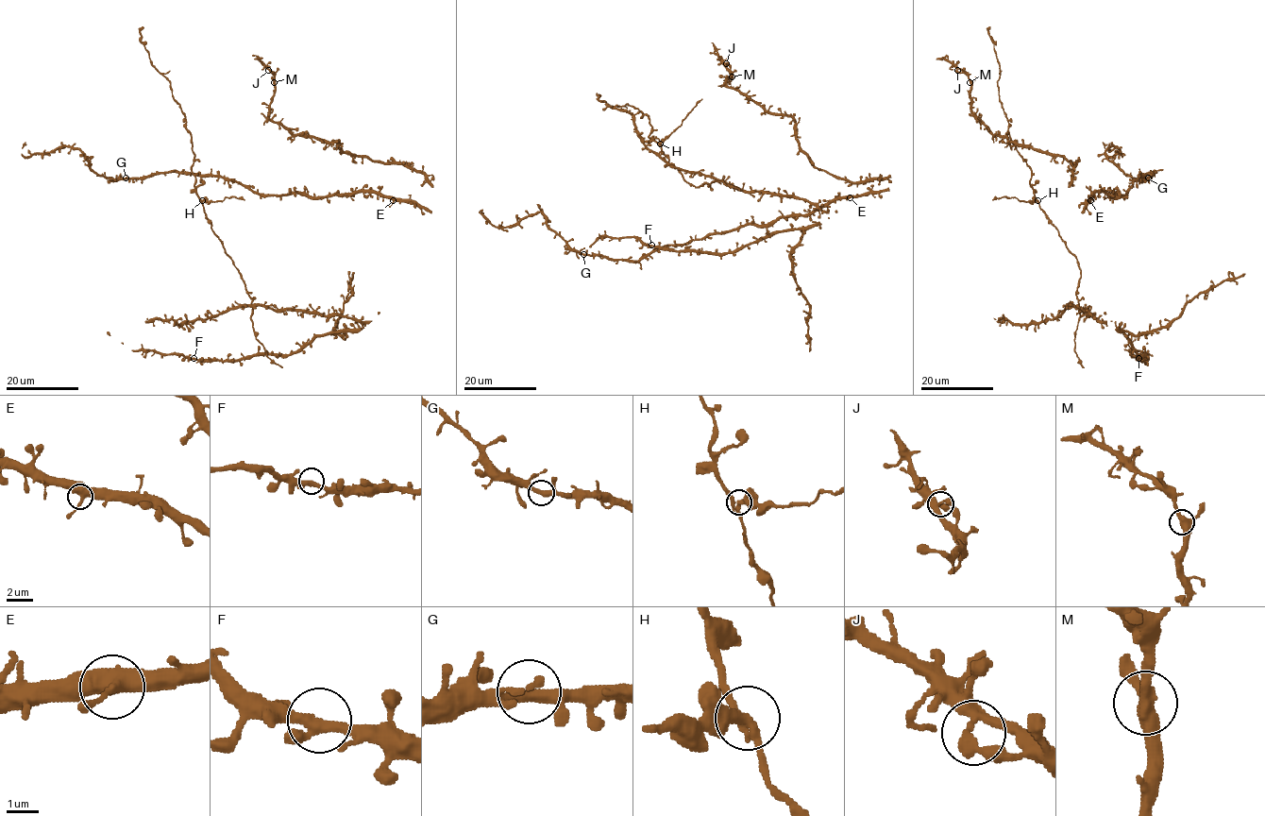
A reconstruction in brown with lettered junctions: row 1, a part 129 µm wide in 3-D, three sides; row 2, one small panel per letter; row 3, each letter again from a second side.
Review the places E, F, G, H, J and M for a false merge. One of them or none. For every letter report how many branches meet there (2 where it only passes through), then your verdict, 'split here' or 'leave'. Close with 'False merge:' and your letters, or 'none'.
E: 3 | leave
F: 3 | leave
G: 3 | leave
H: 3 | split here
J: 3 | leave
M: 3 | leave
False merge: H

